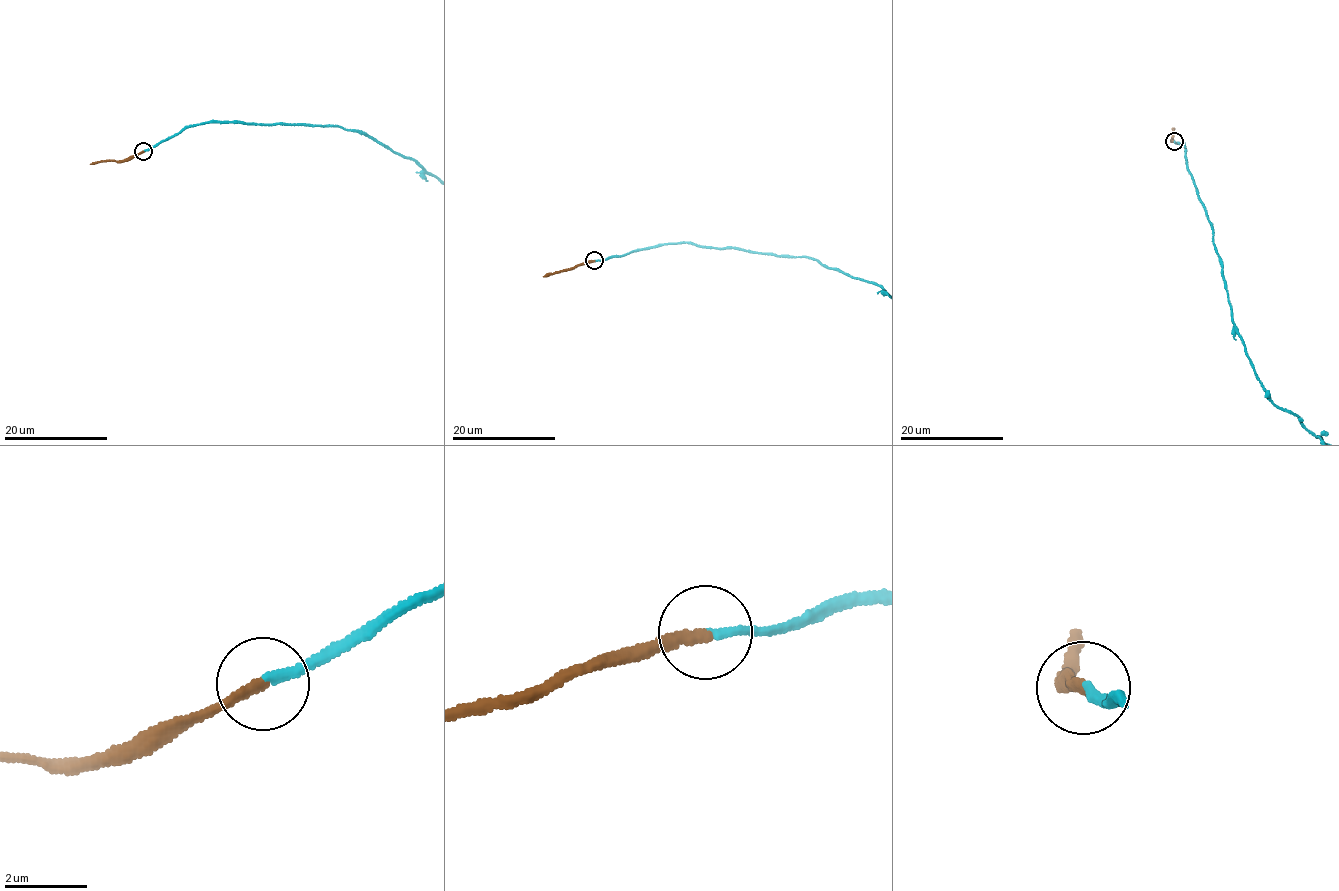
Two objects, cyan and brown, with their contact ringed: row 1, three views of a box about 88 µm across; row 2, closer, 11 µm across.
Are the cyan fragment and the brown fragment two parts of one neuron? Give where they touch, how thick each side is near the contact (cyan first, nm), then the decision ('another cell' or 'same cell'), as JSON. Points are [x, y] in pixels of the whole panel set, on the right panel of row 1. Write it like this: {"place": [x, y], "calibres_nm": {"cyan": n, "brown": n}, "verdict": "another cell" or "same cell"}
{"place": [1174, 141], "calibres_nm": {"cyan": 200, "brown": 240}, "verdict": "same cell"}

